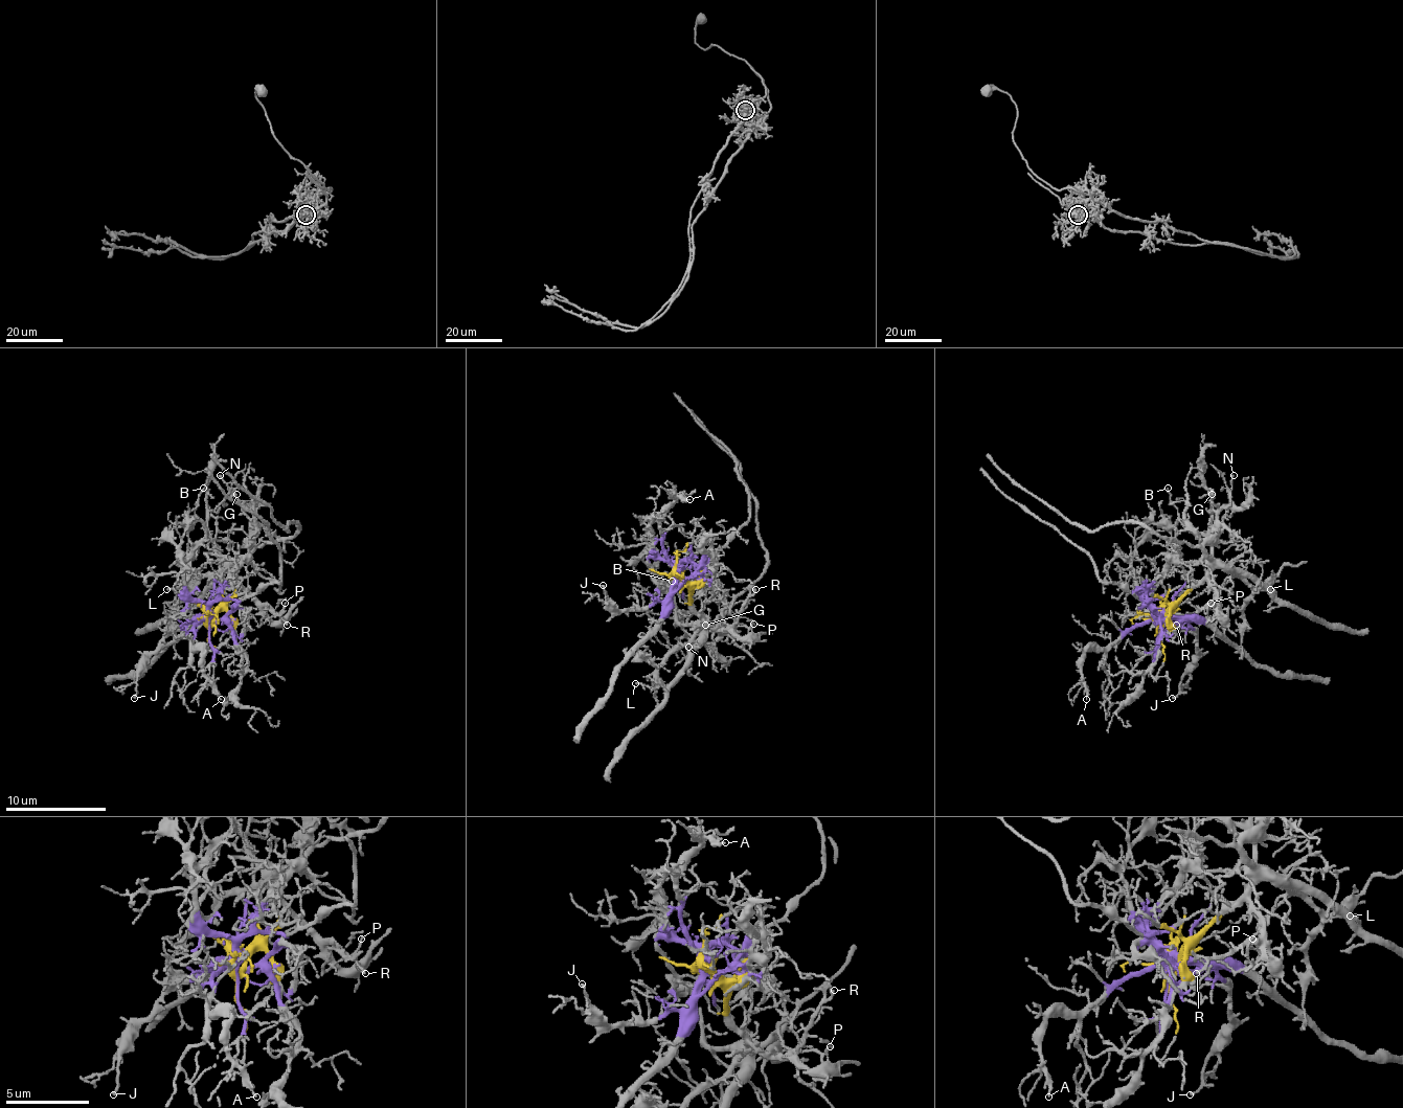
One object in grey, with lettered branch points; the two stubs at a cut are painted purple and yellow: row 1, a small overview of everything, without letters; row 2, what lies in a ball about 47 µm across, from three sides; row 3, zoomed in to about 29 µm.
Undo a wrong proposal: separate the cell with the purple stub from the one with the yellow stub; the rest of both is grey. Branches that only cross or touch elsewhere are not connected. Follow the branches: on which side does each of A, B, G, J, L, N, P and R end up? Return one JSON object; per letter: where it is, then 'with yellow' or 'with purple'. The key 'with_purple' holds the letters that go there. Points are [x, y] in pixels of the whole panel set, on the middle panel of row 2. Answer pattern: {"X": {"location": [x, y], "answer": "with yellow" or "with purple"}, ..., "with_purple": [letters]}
{"A": {"location": [689, 499], "answer": "with purple"}, "B": {"location": [672, 581], "answer": "with yellow"}, "G": {"location": [705, 625], "answer": "with yellow"}, "J": {"location": [603, 585], "answer": "with purple"}, "L": {"location": [635, 683], "answer": "with yellow"}, "N": {"location": [688, 647], "answer": "with yellow"}, "P": {"location": [753, 624], "answer": "with yellow"}, "R": {"location": [755, 589], "answer": "with yellow"}, "with_purple": ["A", "J"]}

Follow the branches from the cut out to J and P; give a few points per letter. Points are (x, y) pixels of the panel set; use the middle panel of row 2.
J: (675, 573), (675, 586), (665, 596), (635, 609), (619, 609), (605, 593), (602, 586)
P: (675, 573), (687, 588), (687, 602), (710, 627), (730, 627), (746, 616), (753, 624)

